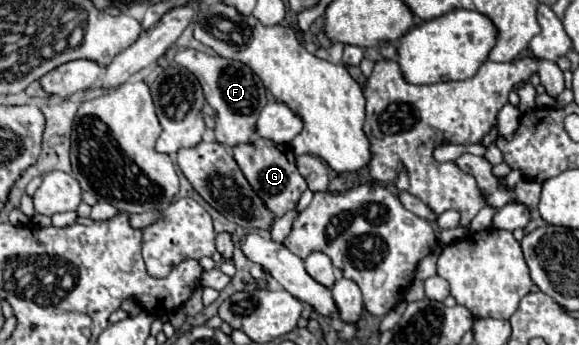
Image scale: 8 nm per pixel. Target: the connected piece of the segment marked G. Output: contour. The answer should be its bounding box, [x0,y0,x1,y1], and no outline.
[233,136,307,216]

